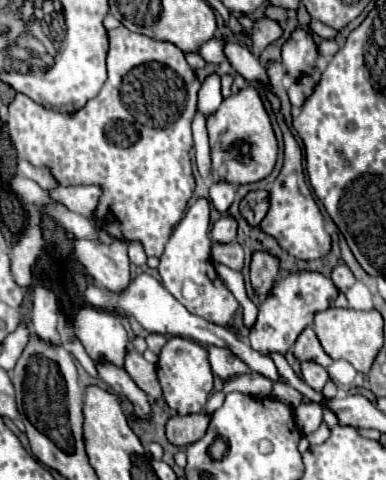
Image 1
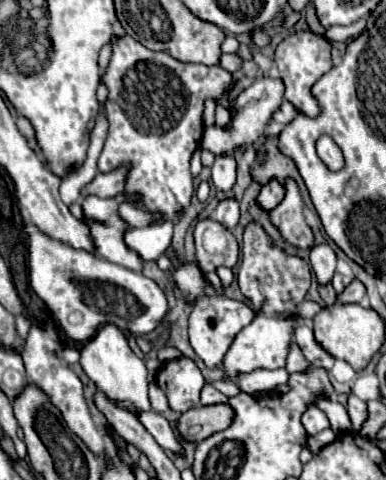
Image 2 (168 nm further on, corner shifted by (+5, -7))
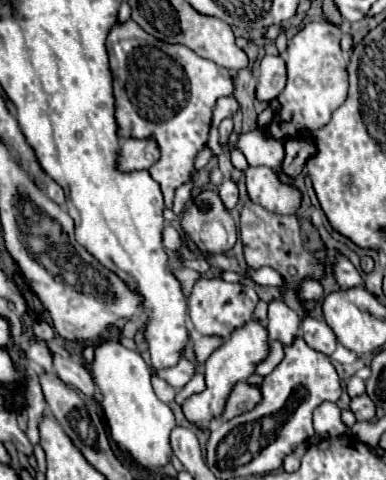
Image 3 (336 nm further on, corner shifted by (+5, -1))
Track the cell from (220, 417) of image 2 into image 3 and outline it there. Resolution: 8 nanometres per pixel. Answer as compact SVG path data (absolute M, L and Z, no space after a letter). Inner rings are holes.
M239 381L233 387L233 393L229 395L229 401L225 405L225 413L221 415L221 419L233 419L241 413L251 411L257 403L261 401L261 391L255 385L249 385L245 381Z

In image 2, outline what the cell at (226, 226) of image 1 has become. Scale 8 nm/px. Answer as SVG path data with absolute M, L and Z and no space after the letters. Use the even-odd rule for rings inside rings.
M225 199L217 205L217 209L213 211L211 219L215 219L217 223L221 223L227 229L235 229L235 225L239 223L239 203L233 199Z

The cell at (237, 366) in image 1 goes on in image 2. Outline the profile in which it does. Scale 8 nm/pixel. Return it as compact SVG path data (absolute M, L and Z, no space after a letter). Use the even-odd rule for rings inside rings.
M205 297L199 299L197 305L193 307L191 315L189 315L189 339L191 339L191 347L195 349L195 353L203 359L203 363L209 369L221 367L223 359L229 351L229 347L233 345L237 333L247 327L251 323L251 319L255 317L255 313L251 311L251 307L247 307L241 301L235 299L227 299L227 297Z

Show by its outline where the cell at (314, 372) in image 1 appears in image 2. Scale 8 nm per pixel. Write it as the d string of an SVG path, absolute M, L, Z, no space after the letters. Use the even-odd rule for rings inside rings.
M295 343L291 347L291 351L289 351L289 359L287 359L285 369L287 369L287 373L305 373L309 369L307 359L301 355L301 349Z

